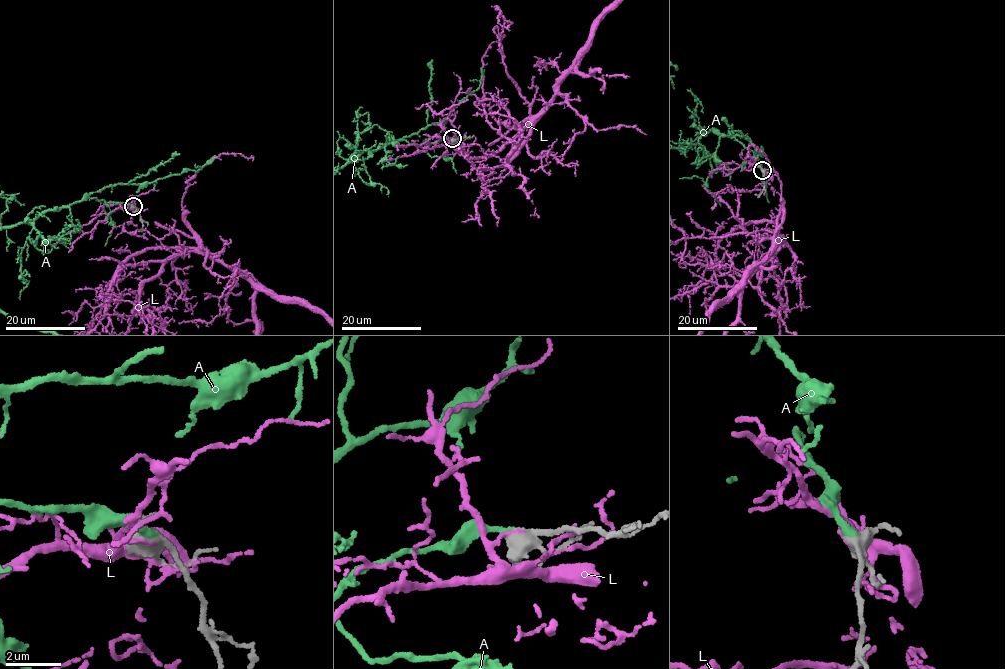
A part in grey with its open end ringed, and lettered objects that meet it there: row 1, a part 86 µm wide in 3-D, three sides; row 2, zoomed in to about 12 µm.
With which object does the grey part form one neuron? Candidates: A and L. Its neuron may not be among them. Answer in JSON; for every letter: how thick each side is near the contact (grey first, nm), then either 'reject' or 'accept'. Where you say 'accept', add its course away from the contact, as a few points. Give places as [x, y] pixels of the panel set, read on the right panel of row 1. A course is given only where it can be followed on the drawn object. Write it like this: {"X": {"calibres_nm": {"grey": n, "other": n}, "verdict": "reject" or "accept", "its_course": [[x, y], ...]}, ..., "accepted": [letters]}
{"A": {"calibres_nm": {"grey": 420, "other": 260}, "verdict": "accept"}, "L": {"calibres_nm": {"grey": 440, "other": 120}, "verdict": "reject"}, "accepted": ["A"]}

